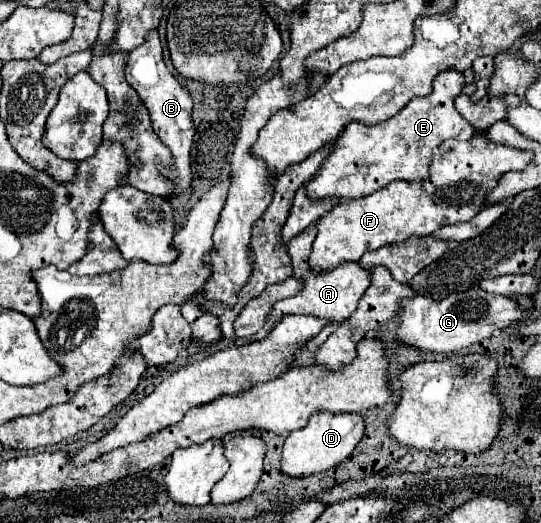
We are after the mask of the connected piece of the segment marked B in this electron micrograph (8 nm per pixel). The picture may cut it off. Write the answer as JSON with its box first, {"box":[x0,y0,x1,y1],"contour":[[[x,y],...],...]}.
{"box":[126,31,194,195],"contour":[[[152,31],[144,45],[132,49],[128,53],[128,65],[126,65],[126,81],[138,91],[140,99],[144,101],[150,119],[152,119],[152,129],[154,133],[162,139],[164,145],[168,145],[174,163],[172,167],[160,167],[160,173],[174,183],[174,193],[182,195],[190,189],[192,185],[192,169],[190,169],[190,149],[192,149],[192,139],[194,139],[194,123],[192,123],[192,97],[188,89],[184,89],[178,79],[168,71],[162,59],[162,45],[158,39],[158,31]]]}

